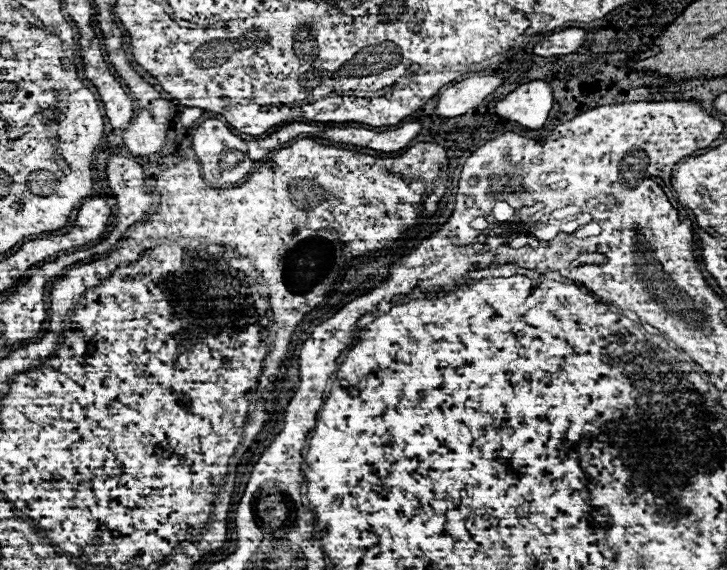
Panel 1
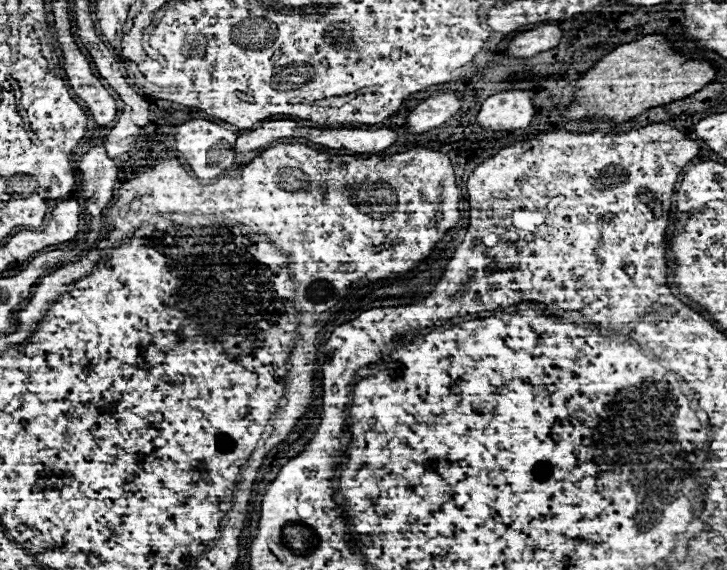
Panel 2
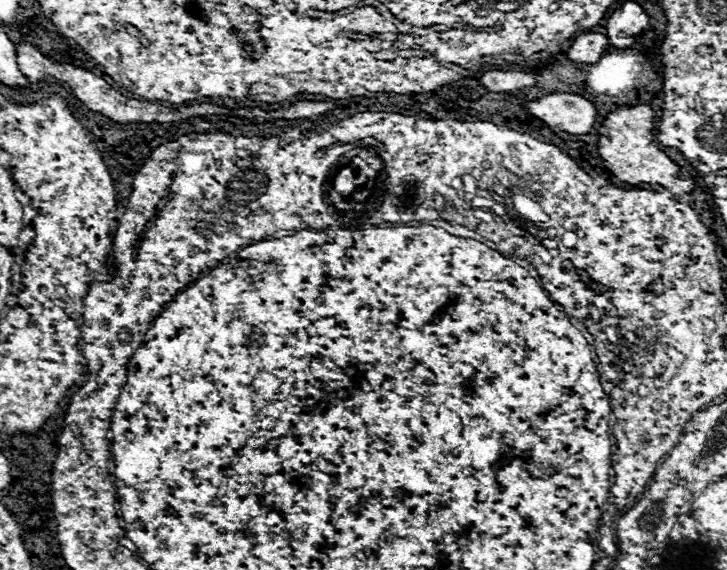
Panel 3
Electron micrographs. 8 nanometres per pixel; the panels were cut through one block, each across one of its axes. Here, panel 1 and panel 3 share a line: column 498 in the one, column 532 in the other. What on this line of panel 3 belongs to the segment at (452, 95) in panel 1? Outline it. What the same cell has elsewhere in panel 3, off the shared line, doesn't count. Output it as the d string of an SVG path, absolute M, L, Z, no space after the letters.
M488 70L480 76L480 82L490 92L514 92L520 88L536 86L536 80L528 72L516 72L516 70Z

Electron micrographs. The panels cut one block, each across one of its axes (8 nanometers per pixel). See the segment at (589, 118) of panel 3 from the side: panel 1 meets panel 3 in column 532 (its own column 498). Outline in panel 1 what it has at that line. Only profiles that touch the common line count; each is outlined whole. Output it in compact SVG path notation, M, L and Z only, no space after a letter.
M528 82L496 102L496 114L518 122L530 130L538 130L548 120L552 108L552 88L548 82Z

